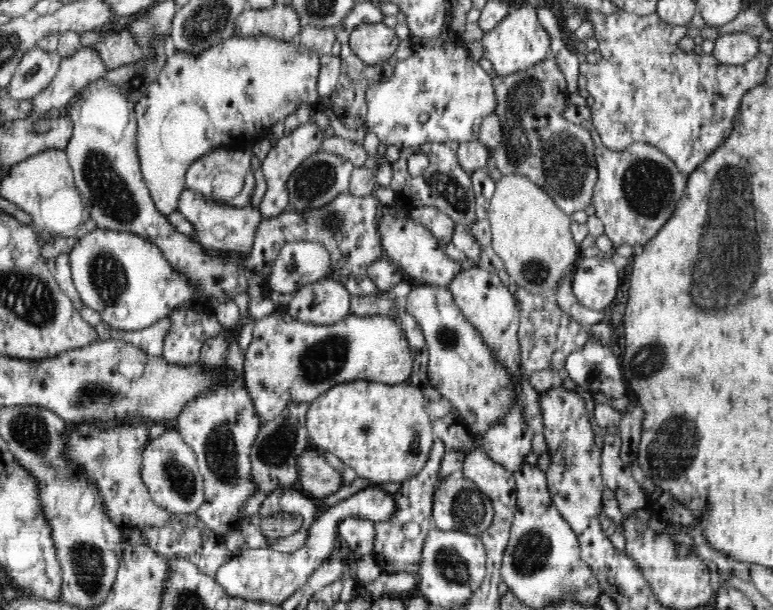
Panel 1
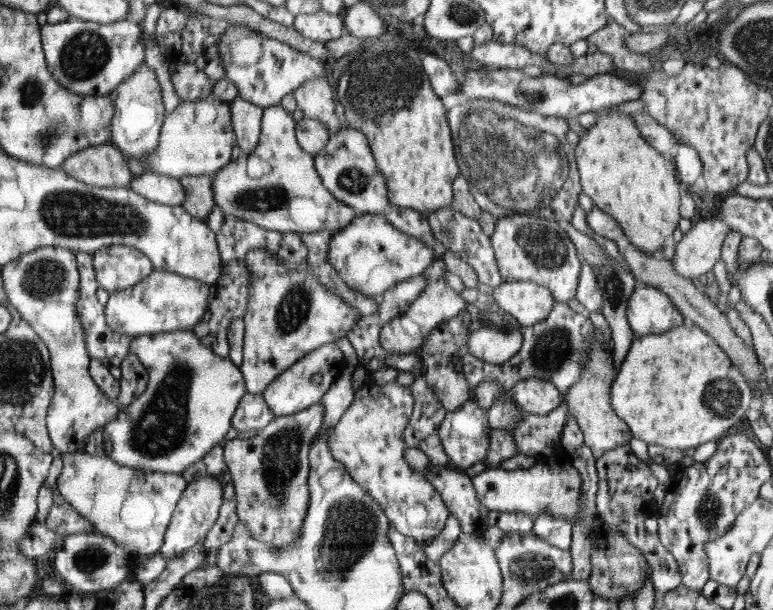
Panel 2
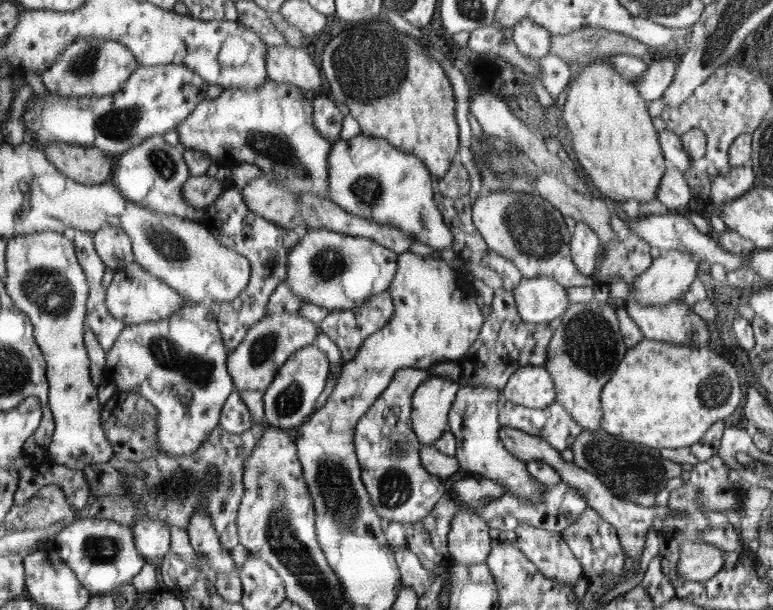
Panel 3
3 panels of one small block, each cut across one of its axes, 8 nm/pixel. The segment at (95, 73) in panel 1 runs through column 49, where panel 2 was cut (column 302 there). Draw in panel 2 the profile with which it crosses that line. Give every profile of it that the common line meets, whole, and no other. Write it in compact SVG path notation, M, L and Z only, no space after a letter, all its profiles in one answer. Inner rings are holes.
M322 77L312 79L292 94L297 108L304 112L303 118L320 120L328 128L330 135L336 134L344 129L344 124L338 122L334 114L334 88Z

